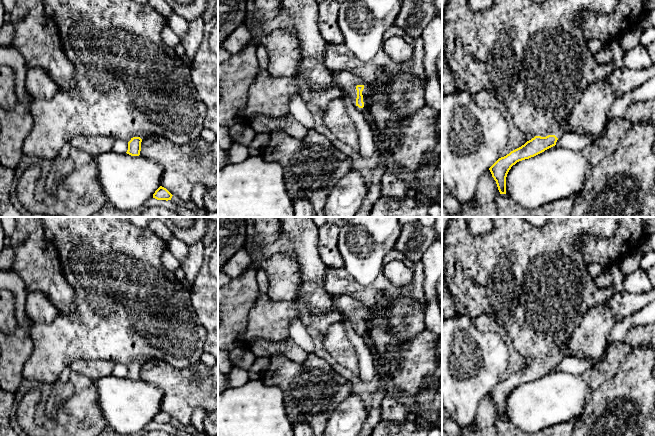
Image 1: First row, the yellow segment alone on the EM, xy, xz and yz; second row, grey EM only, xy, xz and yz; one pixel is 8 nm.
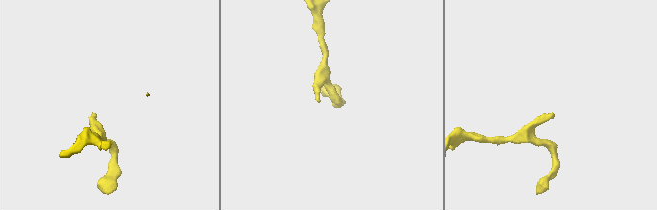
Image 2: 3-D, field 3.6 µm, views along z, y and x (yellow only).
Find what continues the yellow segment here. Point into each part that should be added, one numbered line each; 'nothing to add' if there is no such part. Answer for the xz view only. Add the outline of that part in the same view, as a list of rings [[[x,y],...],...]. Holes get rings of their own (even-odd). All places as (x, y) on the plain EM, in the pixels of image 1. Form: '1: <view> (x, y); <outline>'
1: xz (384, 365); [[[342,295],[339,297],[334,298],[333,301],[334,308],[341,314],[348,318],[350,321],[351,326],[359,334],[367,344],[370,349],[370,344],[373,343],[372,339],[370,338],[370,331],[369,327],[367,326],[368,321],[372,318],[373,314],[369,307],[367,307],[364,303],[359,300],[353,299],[348,295]],[[357,309],[363,309],[364,313],[362,315],[363,319],[363,326],[364,331],[359,332],[356,329],[356,322],[357,322]],[[376,348],[371,350],[371,353],[374,356],[374,364],[375,370],[379,377],[379,388],[373,394],[372,399],[372,406],[368,409],[368,416],[363,424],[359,434],[357,436],[371,436],[374,427],[380,422],[381,420],[381,403],[385,396],[385,394],[391,388],[391,373],[398,369],[400,364],[398,359],[392,356],[384,356],[380,354]]]

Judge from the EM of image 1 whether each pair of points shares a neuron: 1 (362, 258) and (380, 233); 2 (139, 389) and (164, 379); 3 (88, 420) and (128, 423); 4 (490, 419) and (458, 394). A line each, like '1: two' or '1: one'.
1: one
2: two
3: two
4: two

